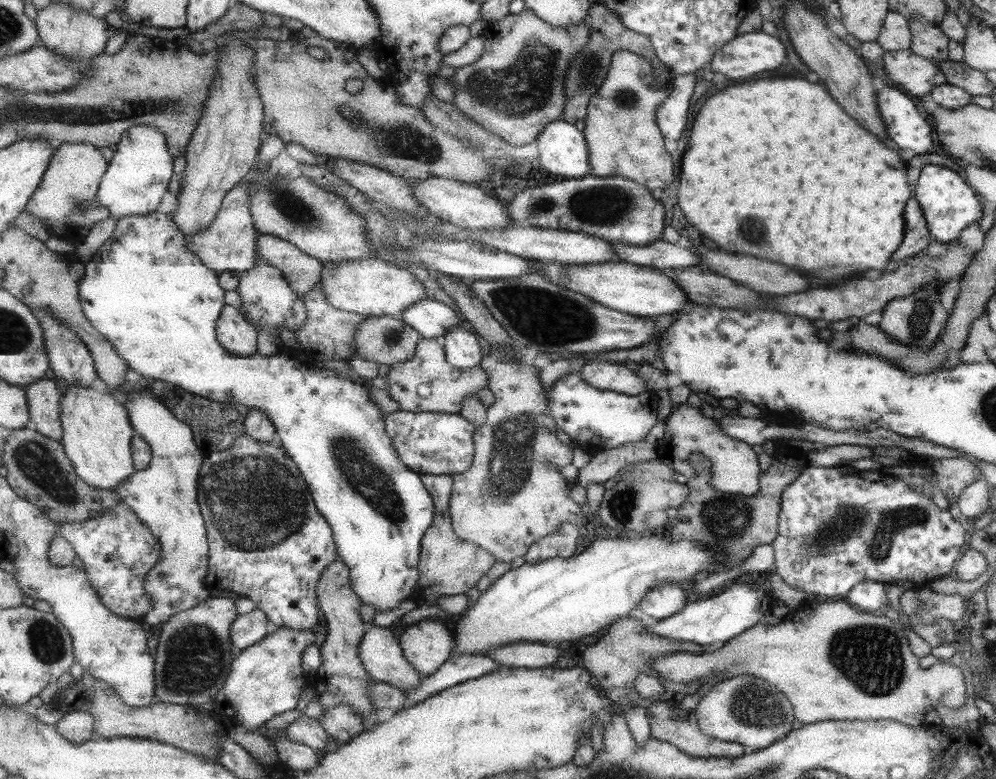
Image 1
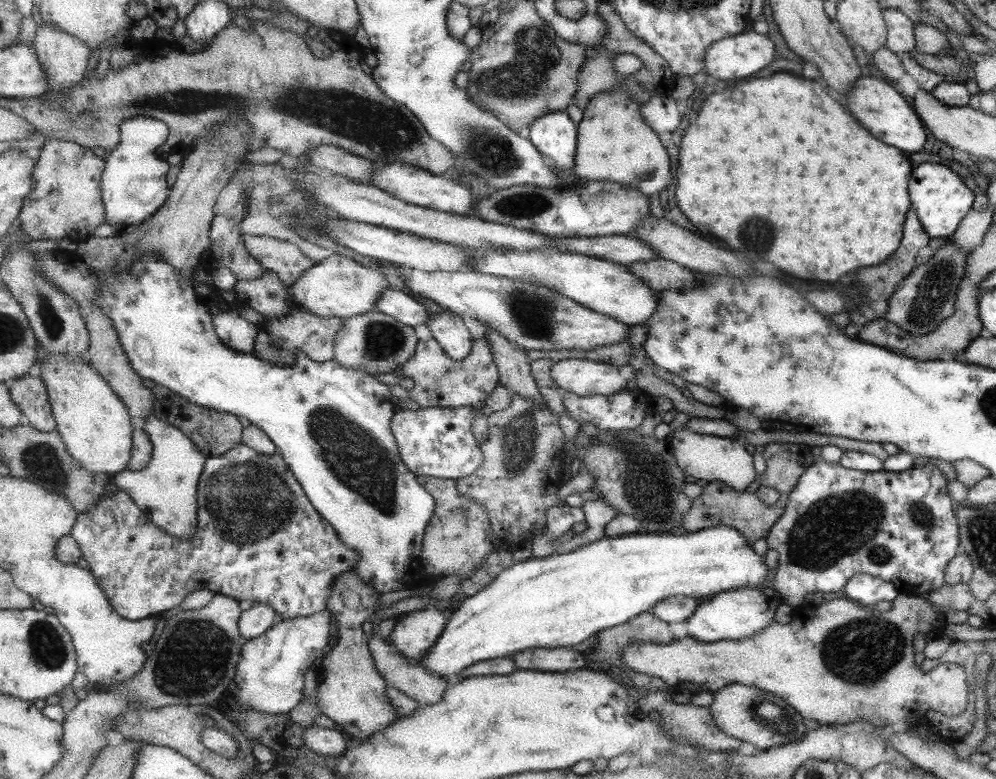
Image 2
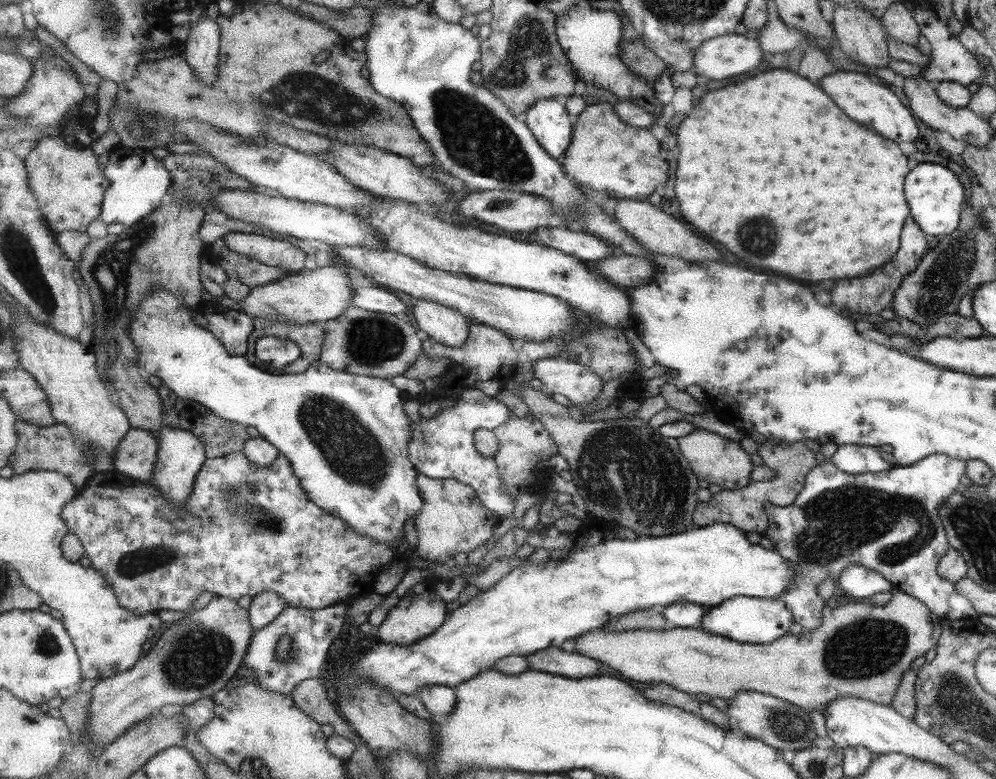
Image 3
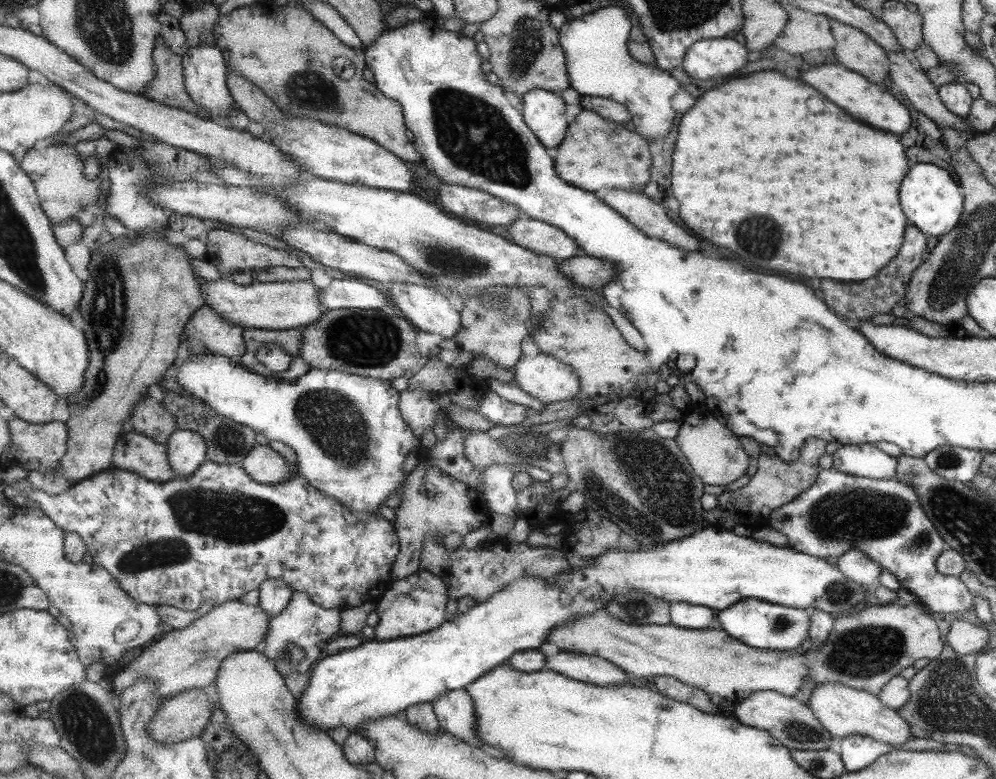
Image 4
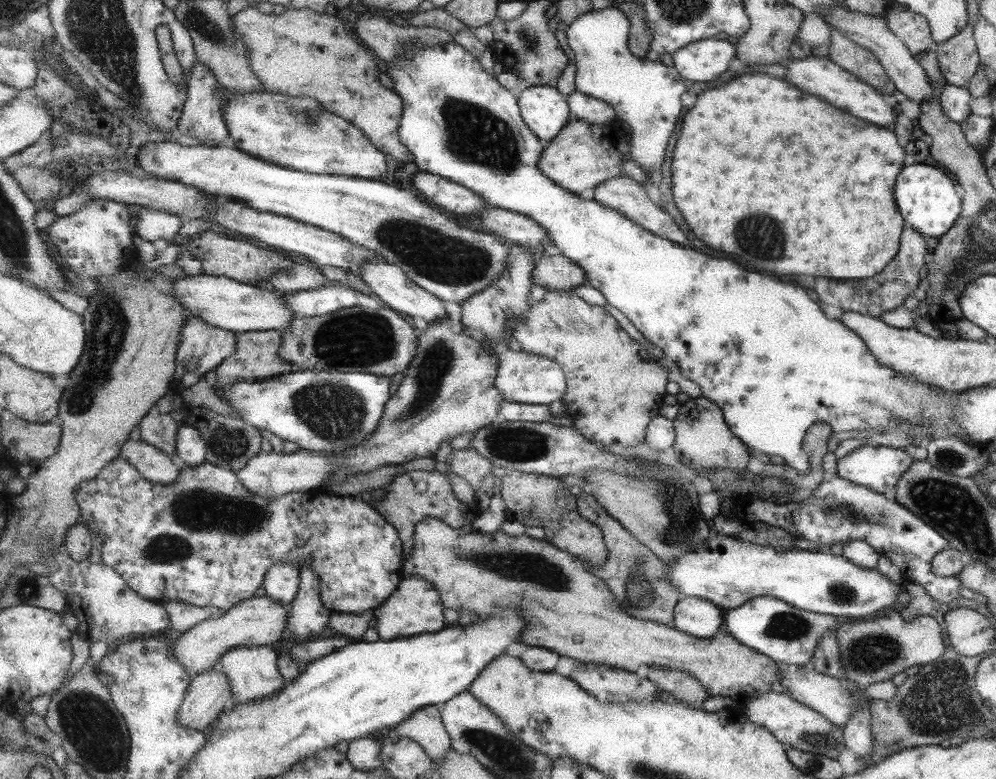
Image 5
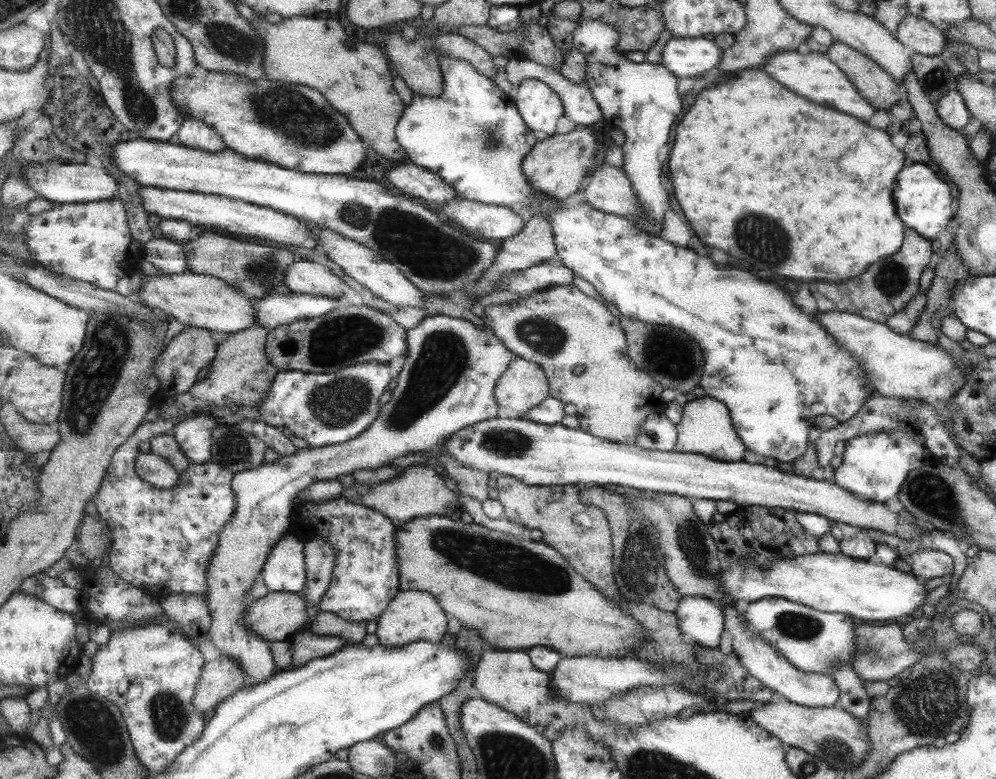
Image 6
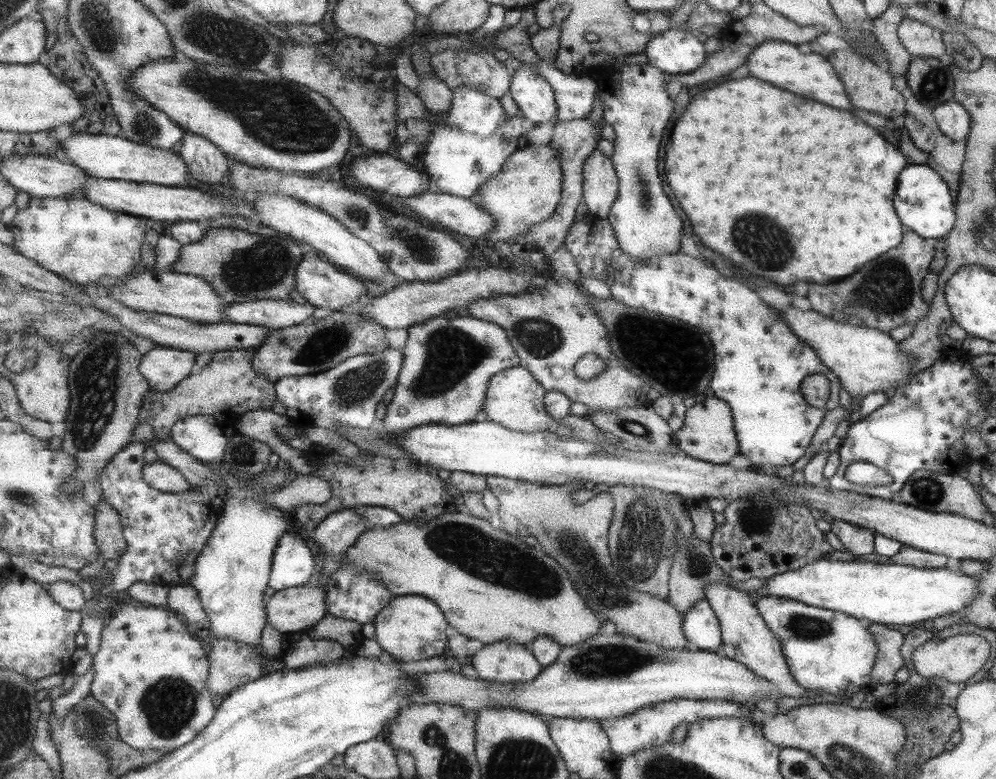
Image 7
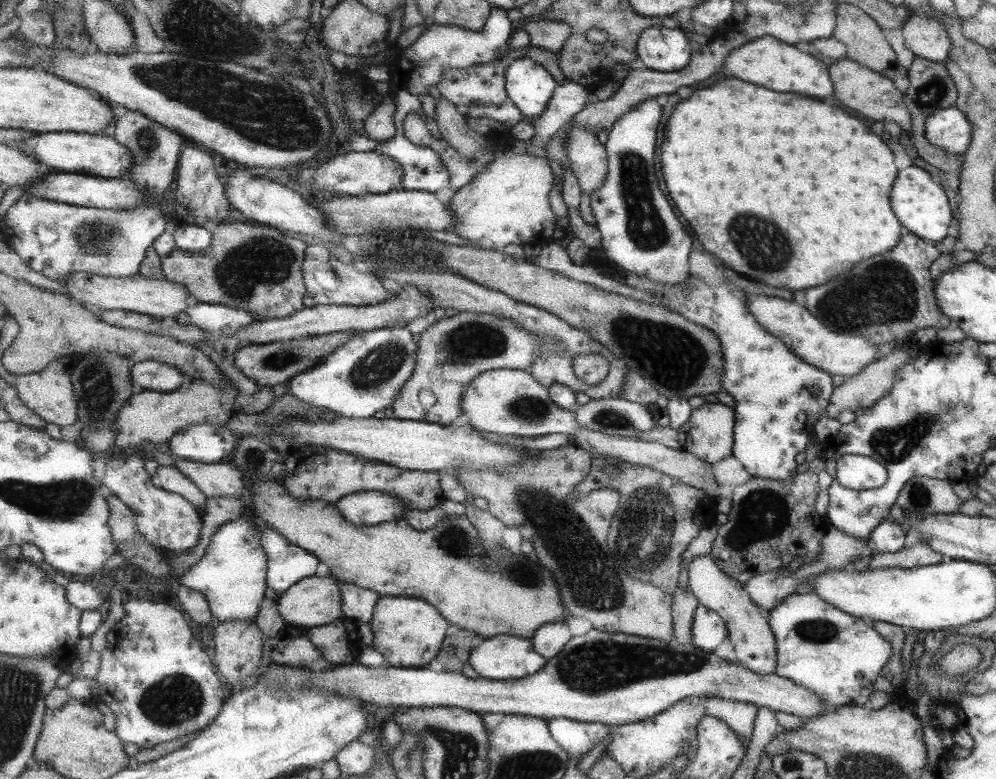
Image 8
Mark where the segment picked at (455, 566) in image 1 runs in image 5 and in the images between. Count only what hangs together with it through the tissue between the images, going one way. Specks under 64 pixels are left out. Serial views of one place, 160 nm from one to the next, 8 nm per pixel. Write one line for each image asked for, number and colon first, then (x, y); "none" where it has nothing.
2: (460, 535)
3: (454, 519)
4: (433, 502)
5: (413, 496)

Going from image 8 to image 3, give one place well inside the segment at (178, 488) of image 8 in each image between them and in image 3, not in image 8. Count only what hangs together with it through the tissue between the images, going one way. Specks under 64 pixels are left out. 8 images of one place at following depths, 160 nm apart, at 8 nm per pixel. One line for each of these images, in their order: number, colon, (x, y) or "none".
3: (137, 457)
4: (140, 454)
5: (157, 466)
6: (156, 469)
7: (159, 475)

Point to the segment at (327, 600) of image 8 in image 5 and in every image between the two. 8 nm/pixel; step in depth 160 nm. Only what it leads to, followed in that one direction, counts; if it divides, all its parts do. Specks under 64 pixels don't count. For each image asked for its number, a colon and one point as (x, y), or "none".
5: (259, 621)
6: (275, 617)
7: (299, 609)

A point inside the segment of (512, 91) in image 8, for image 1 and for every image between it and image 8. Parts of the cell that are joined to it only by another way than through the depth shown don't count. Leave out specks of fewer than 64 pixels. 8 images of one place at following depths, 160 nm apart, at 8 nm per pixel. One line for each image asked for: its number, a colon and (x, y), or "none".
1: (563, 149)
2: (556, 136)
3: (549, 119)
4: (545, 112)
5: (546, 110)
6: (540, 106)
7: (536, 98)

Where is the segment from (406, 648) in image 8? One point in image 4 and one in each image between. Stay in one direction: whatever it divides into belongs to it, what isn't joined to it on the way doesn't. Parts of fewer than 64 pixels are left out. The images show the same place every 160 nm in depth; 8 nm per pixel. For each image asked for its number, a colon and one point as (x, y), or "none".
4: (416, 605)
5: (416, 608)
6: (413, 616)
7: (412, 627)

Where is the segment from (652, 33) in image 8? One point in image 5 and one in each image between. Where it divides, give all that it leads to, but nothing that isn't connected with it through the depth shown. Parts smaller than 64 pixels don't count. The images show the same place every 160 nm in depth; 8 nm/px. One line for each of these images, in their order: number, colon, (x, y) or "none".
5: (700, 61)
6: (683, 57)
7: (674, 51)

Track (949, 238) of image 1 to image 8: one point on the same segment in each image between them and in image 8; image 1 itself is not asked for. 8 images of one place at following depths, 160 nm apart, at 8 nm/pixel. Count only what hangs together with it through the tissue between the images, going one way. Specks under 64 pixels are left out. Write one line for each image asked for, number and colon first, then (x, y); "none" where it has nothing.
2: (939, 198)
3: (935, 196)
4: (931, 199)
5: (926, 197)
6: (924, 201)
7: (924, 203)
8: (918, 201)

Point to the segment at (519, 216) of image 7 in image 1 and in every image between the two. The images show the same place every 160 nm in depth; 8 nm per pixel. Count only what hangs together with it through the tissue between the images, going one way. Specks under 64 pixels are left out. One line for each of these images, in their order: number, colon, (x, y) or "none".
1: (621, 130)
2: (615, 144)
3: (608, 154)
4: (596, 154)
5: (583, 155)
6: (556, 167)

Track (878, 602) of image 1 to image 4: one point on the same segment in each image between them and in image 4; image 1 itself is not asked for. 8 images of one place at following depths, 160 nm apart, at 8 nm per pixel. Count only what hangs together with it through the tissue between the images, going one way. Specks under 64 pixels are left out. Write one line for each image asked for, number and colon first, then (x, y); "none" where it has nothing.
2: (862, 589)
3: (858, 582)
4: (853, 564)

